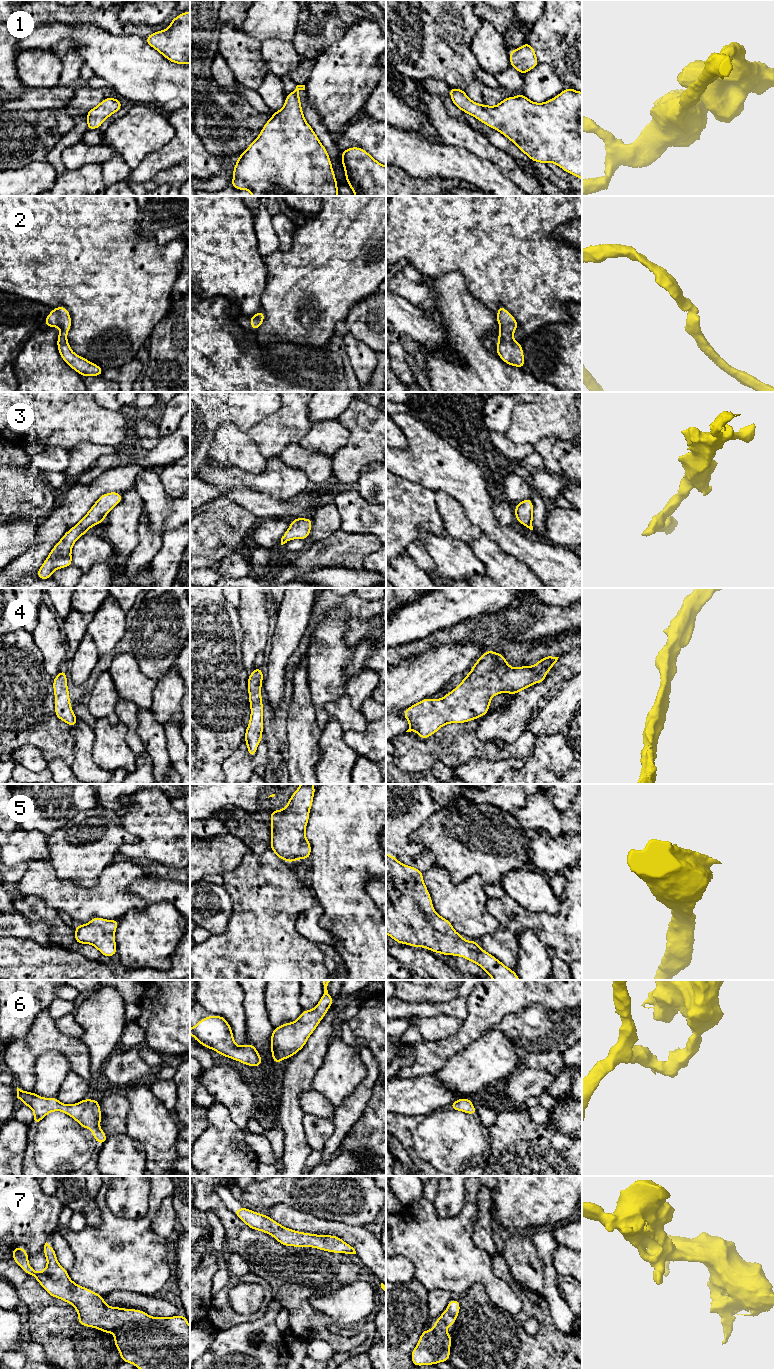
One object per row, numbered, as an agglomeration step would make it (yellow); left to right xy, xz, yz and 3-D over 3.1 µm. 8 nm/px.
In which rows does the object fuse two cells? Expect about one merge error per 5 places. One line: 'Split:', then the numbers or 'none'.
Split: none

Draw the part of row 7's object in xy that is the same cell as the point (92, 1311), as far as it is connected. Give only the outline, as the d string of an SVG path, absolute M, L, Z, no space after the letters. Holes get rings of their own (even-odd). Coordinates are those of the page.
M46 1242L43 1253L47 1266L42 1272L29 1265L28 1252L22 1247L12 1249L12 1259L24 1273L34 1276L50 1296L70 1303L78 1312L80 1325L114 1333L121 1361L134 1364L137 1369L190 1369L190 1326L185 1315L151 1317L141 1310L107 1306L103 1296L69 1278L68 1271L58 1263L53 1246Z

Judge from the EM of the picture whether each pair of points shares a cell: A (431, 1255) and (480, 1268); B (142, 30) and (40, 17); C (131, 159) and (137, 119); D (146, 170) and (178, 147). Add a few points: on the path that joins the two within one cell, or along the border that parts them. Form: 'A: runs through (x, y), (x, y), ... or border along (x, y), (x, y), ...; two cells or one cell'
A: runs through (443, 1255), (455, 1263), (468, 1264); one cell
B: runs through (117, 28), (104, 17), (65, 15); one cell
C: runs through (133, 149), (133, 137), (137, 133), (137, 129); one cell
D: runs through (154, 162), (170, 154); one cell

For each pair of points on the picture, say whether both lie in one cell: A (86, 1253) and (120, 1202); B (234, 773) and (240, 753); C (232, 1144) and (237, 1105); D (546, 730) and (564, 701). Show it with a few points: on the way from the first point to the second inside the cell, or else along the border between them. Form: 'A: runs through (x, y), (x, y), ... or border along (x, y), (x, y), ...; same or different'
A: border along (106, 1191), (106, 1205), (114, 1214), (136, 1219); different
B: runs through (239, 768), (240, 758); same
C: border along (222, 1104), (228, 1109), (231, 1119), (242, 1130); different
D: runs through (548, 723), (563, 708); same

